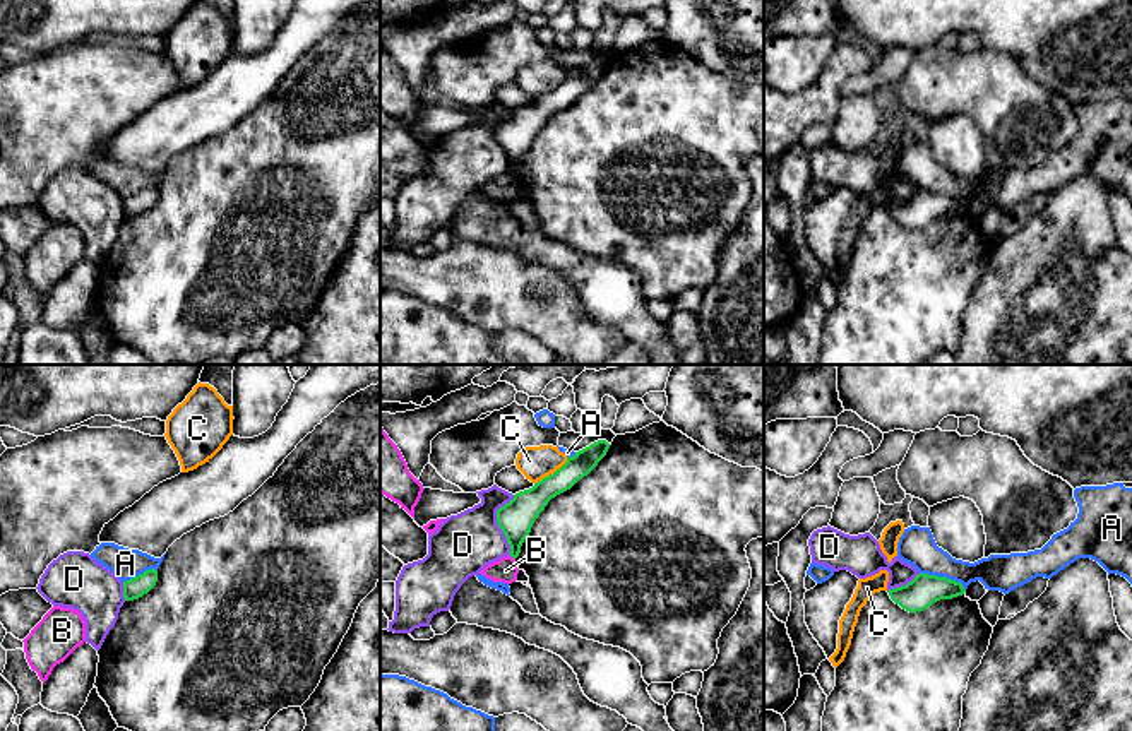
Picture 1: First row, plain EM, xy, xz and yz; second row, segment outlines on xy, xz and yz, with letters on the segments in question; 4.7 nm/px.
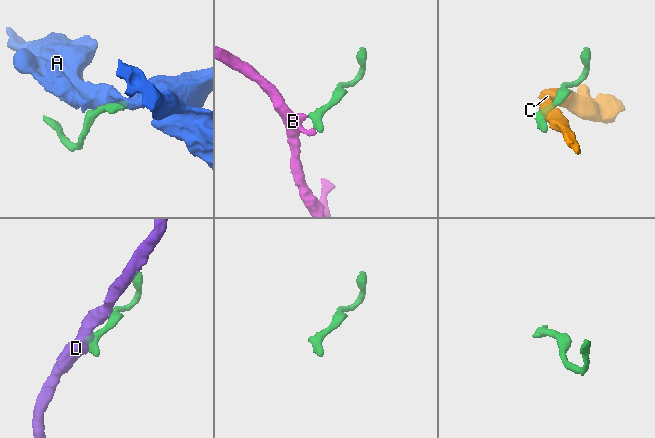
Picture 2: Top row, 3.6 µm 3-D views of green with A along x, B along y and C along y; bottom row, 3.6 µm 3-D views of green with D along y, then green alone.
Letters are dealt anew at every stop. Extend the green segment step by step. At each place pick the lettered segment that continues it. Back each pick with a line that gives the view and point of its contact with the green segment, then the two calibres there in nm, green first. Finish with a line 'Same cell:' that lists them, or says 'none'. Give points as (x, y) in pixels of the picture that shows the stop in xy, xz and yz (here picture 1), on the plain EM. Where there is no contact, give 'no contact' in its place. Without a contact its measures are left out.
Same cell: none

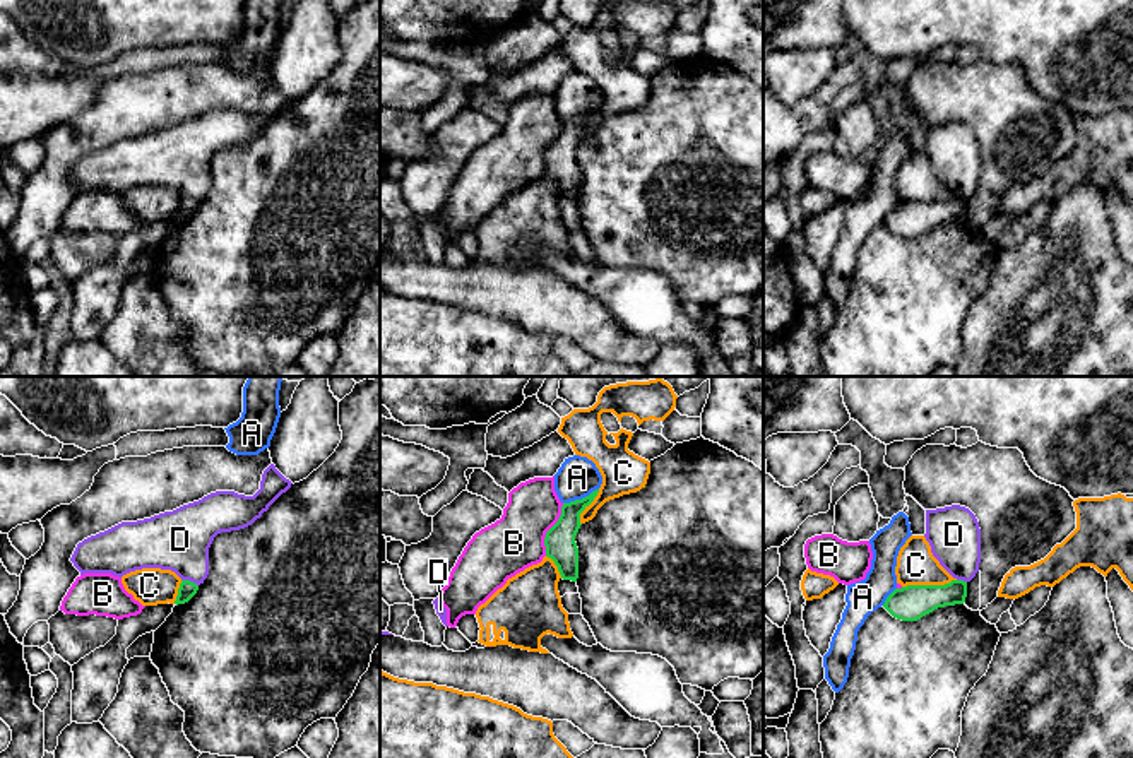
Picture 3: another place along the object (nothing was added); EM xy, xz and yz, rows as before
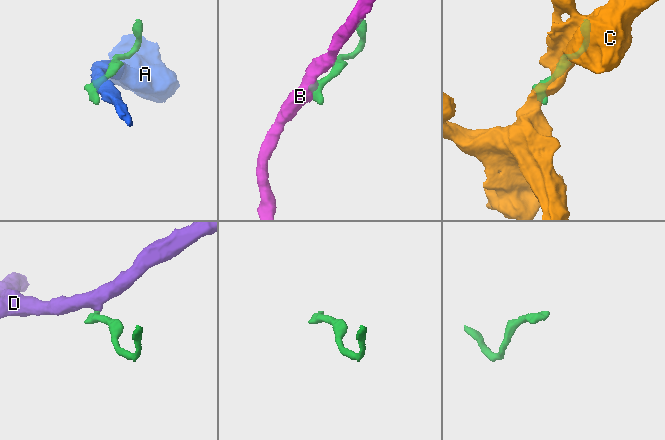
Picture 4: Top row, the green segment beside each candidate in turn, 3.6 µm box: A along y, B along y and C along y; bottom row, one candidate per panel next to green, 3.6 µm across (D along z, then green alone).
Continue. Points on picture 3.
Same cell: none

